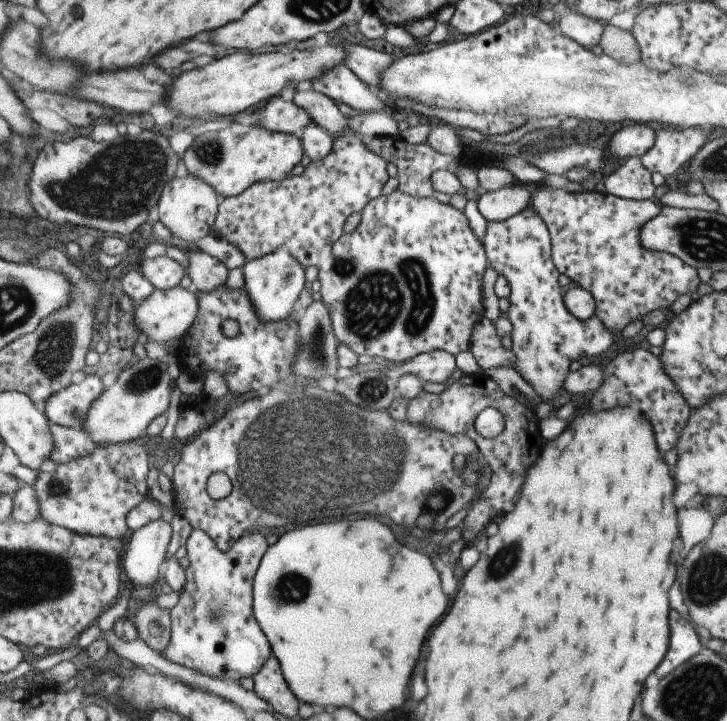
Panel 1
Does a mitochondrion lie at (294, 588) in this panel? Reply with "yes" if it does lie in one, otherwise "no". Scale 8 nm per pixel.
yes

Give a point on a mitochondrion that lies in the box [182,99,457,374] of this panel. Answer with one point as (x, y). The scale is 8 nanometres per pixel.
(403, 294)

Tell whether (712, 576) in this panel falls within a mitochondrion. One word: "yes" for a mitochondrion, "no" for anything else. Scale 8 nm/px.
yes

